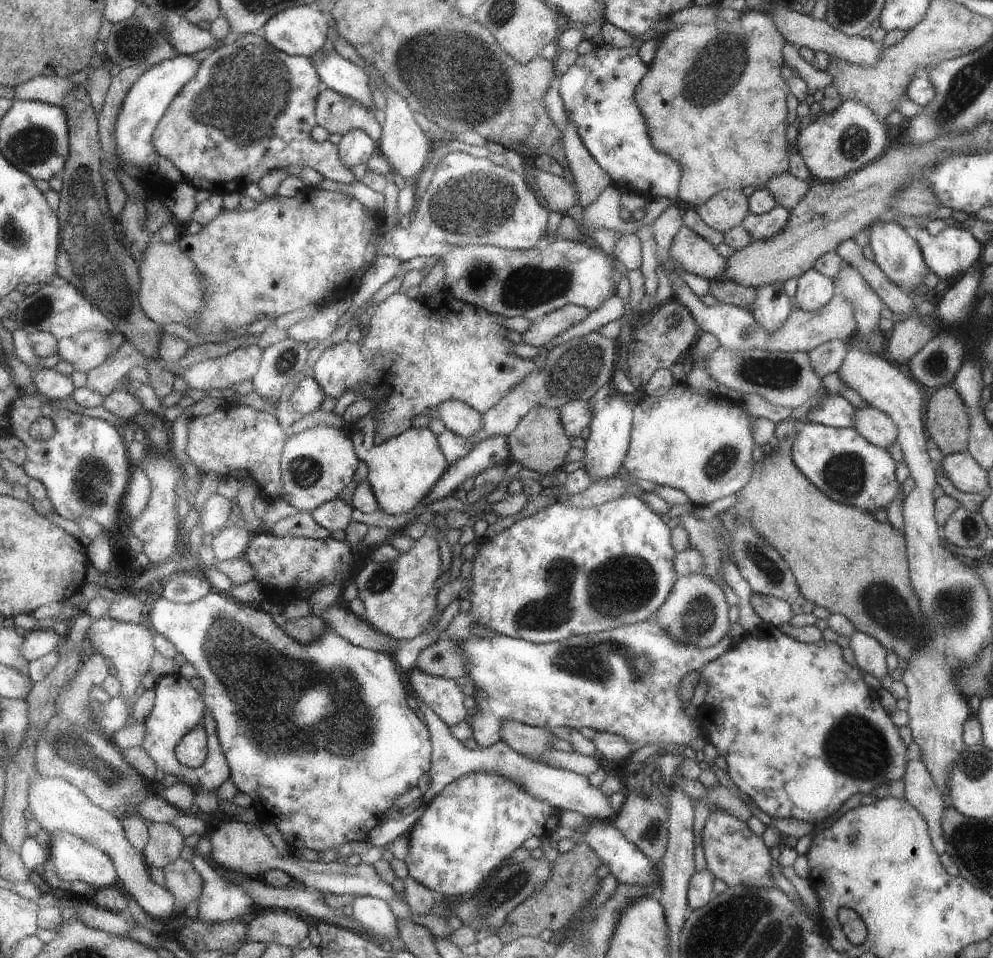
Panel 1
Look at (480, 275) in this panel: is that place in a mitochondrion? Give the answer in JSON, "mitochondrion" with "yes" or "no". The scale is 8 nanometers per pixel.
{"mitochondrion":"yes"}

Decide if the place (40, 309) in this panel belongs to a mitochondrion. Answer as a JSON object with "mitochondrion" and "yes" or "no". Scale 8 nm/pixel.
{"mitochondrion":"yes"}

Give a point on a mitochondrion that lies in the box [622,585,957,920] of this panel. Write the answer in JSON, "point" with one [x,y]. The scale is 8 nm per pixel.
{"point":[855,746]}

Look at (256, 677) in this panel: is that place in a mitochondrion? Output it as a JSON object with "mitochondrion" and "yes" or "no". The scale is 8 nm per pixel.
{"mitochondrion":"yes"}

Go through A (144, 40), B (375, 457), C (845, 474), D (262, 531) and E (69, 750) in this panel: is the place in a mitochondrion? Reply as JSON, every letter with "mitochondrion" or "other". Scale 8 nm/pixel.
{"A":"mitochondrion","B":"other","C":"mitochondrion","D":"other","E":"mitochondrion"}

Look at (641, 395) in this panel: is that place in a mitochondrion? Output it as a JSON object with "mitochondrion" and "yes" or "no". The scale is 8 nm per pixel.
{"mitochondrion":"no"}

